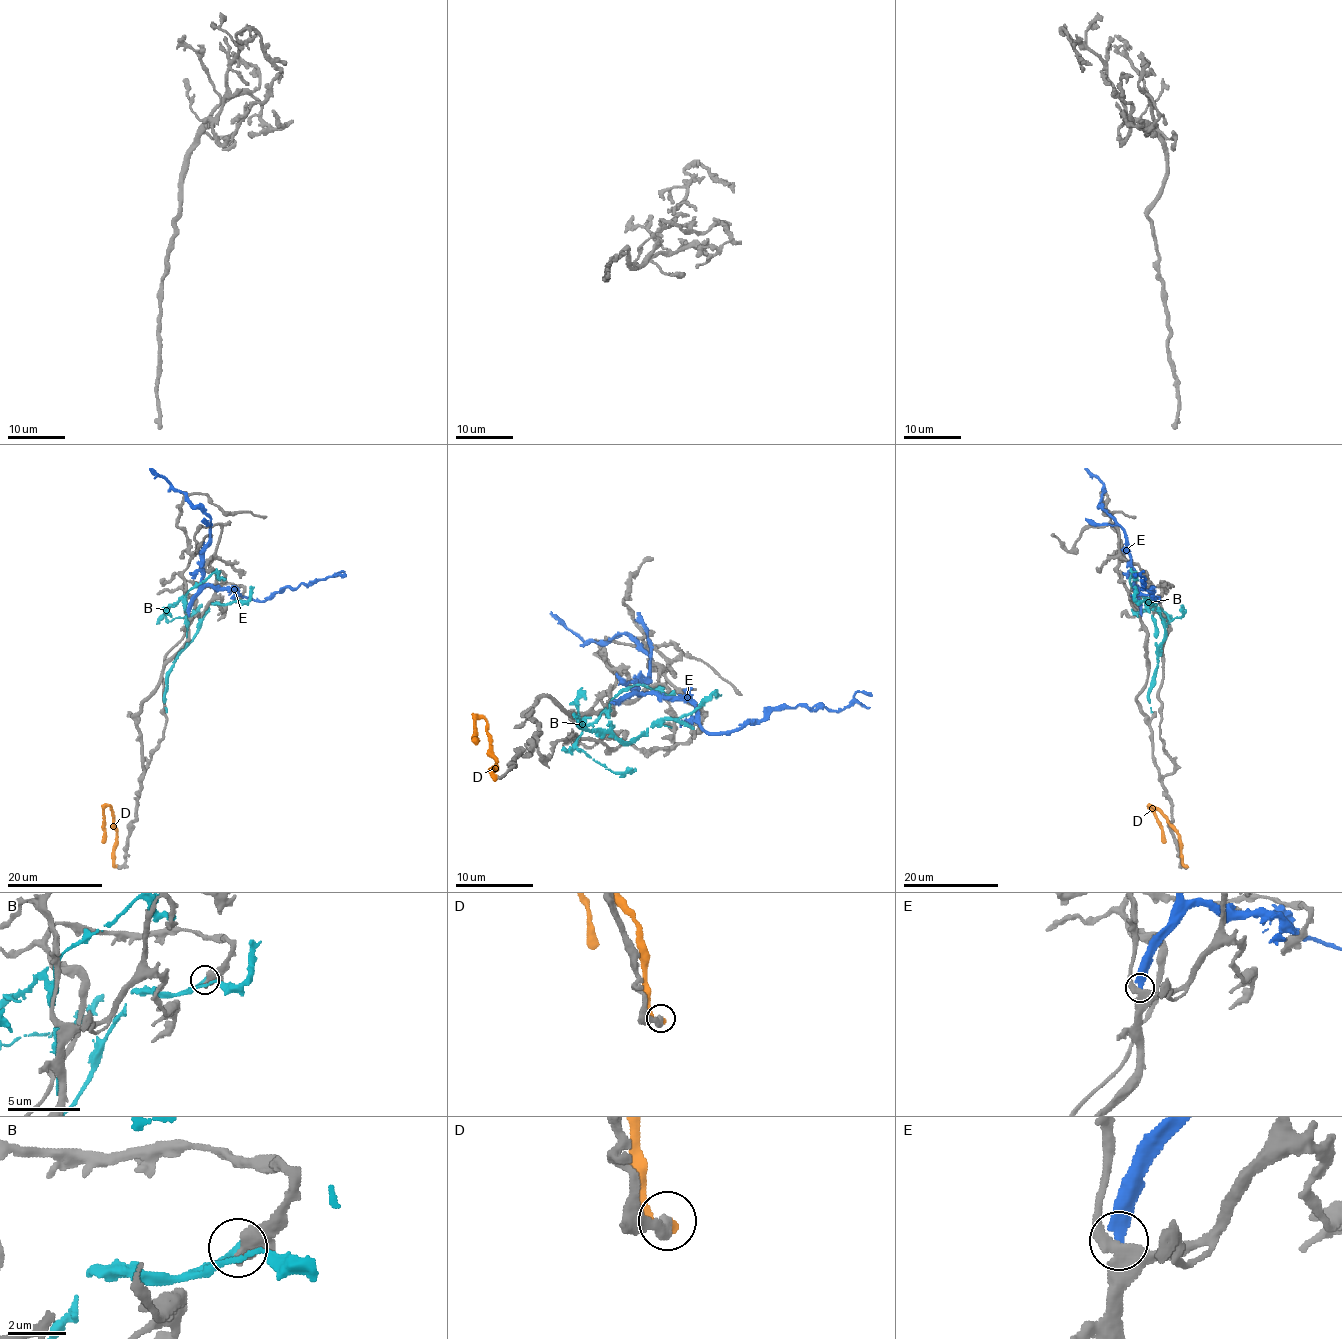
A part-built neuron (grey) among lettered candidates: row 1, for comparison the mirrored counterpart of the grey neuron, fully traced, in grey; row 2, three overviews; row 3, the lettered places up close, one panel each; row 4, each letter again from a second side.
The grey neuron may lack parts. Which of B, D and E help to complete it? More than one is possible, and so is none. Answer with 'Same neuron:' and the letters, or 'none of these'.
Same neuron: D

